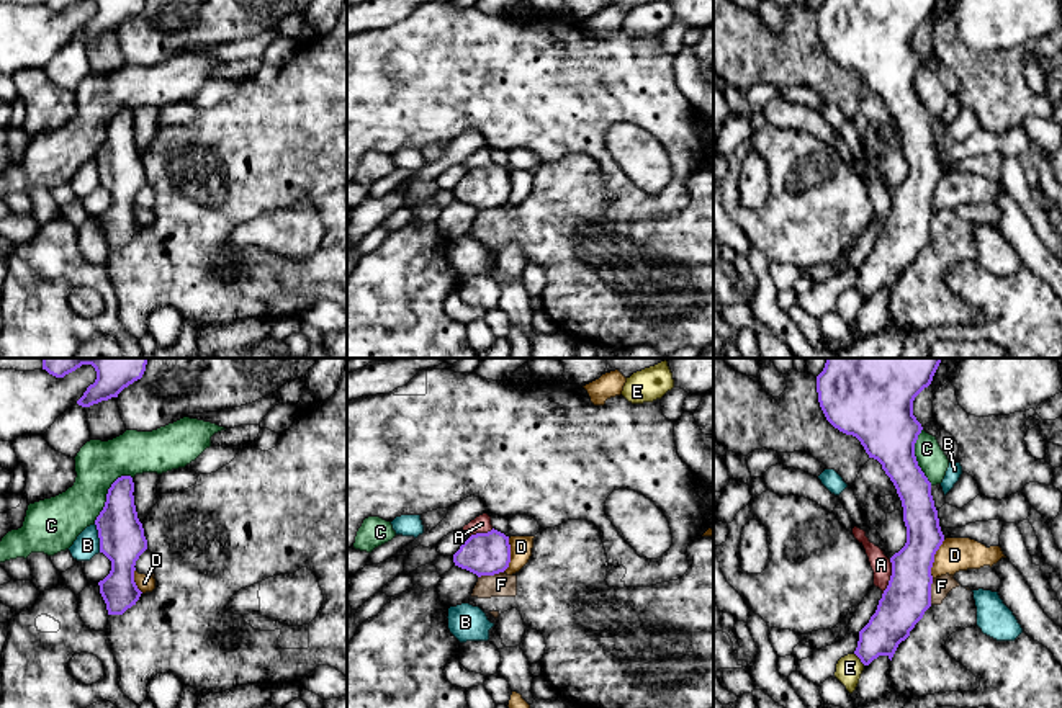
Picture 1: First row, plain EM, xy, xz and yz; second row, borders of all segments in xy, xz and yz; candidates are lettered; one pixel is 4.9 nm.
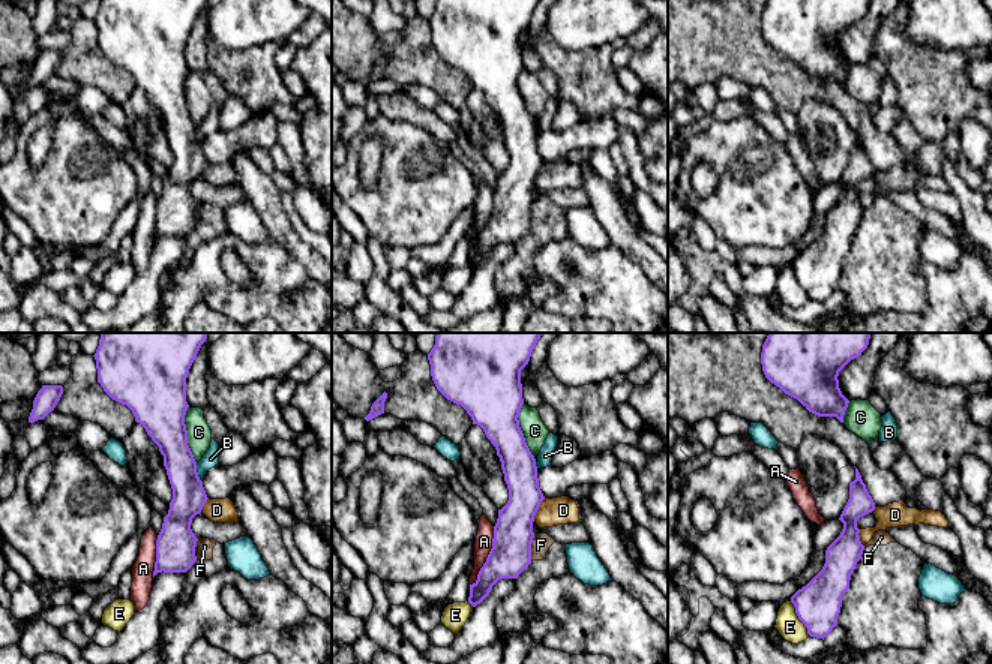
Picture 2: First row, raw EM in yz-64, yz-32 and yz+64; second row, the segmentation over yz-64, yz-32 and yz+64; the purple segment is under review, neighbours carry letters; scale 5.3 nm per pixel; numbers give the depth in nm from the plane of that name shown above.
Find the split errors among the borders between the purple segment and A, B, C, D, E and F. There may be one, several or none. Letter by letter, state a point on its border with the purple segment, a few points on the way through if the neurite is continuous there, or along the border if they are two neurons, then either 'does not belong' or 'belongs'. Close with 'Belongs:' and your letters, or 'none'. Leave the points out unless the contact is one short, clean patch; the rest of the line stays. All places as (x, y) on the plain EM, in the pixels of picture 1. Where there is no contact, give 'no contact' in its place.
A: yz (890, 211) | does not belong
B: xy (98, 170) | along xy (94, 157), (98, 167), (100, 185) | does not belong
C: xy (107, 128) | does not belong
D: yz (933, 193) | does not belong
E: yz (859, 291) | along yz (854, 286), (864, 298) | does not belong
F: xz (490, 208) | along xz (503, 205), (478, 211) | does not belong
Belongs: none

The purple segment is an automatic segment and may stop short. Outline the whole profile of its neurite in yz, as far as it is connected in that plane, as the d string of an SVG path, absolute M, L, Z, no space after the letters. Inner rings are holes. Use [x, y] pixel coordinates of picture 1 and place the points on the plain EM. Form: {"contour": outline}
{"contour": "M825 0L817 10L820 41L826 54L846 69L856 70L869 92L877 93L893 116L903 141L905 180L890 191L892 209L875 247L859 265L854 288L864 299L879 289L890 294L902 275L931 240L931 201L944 175L931 116L918 100L915 77L923 60L913 49L915 31L931 18L938 0Z"}

